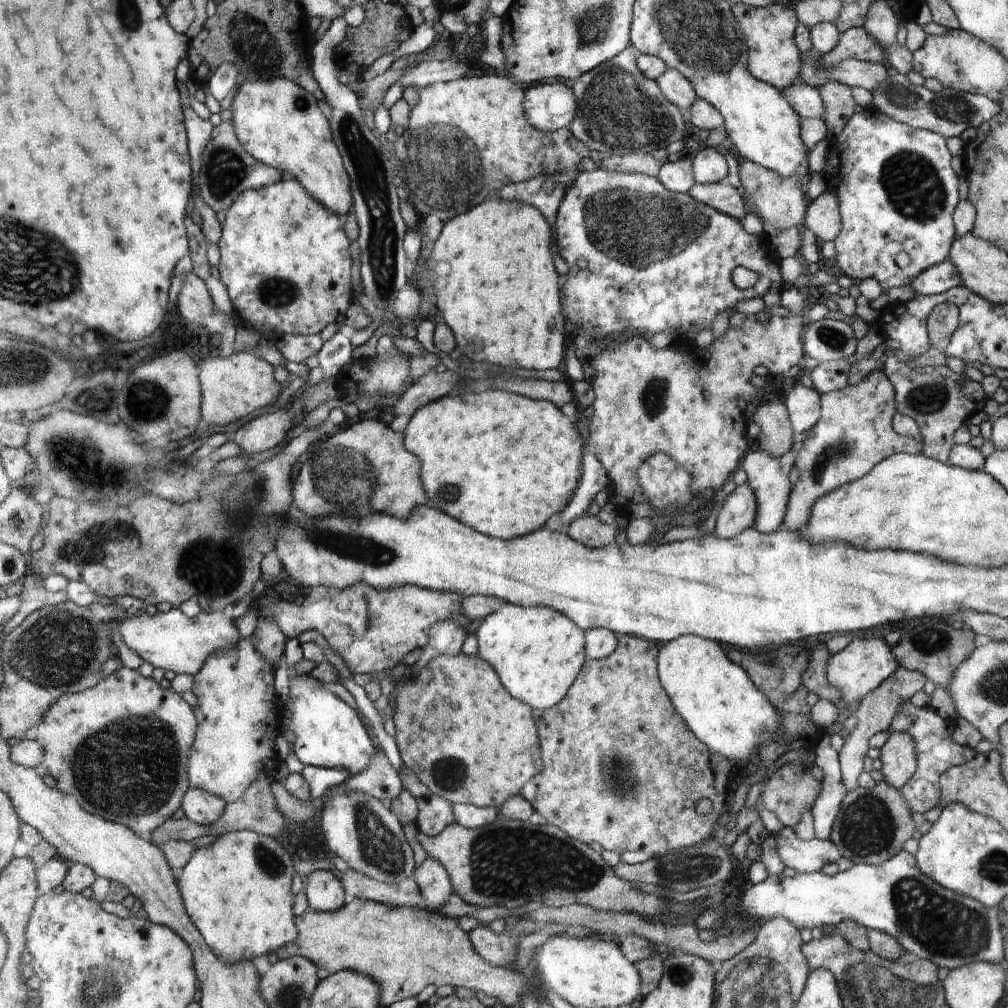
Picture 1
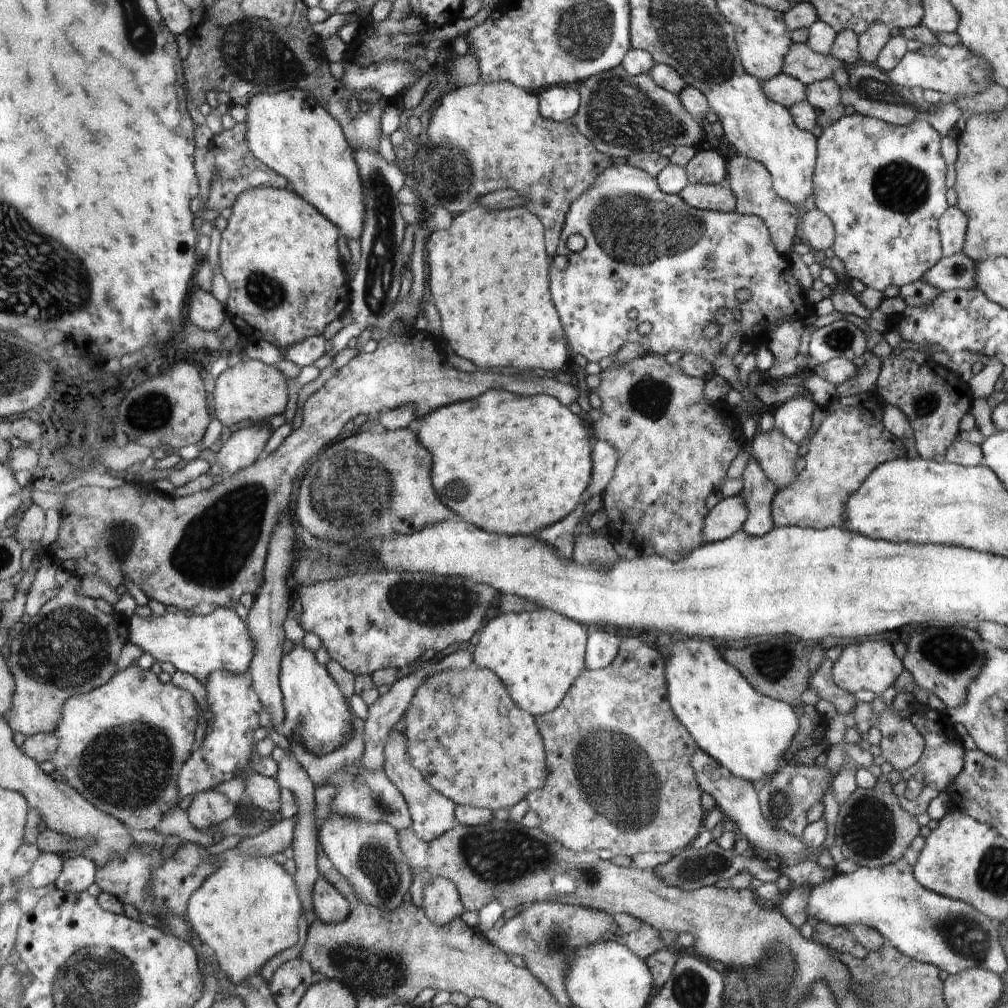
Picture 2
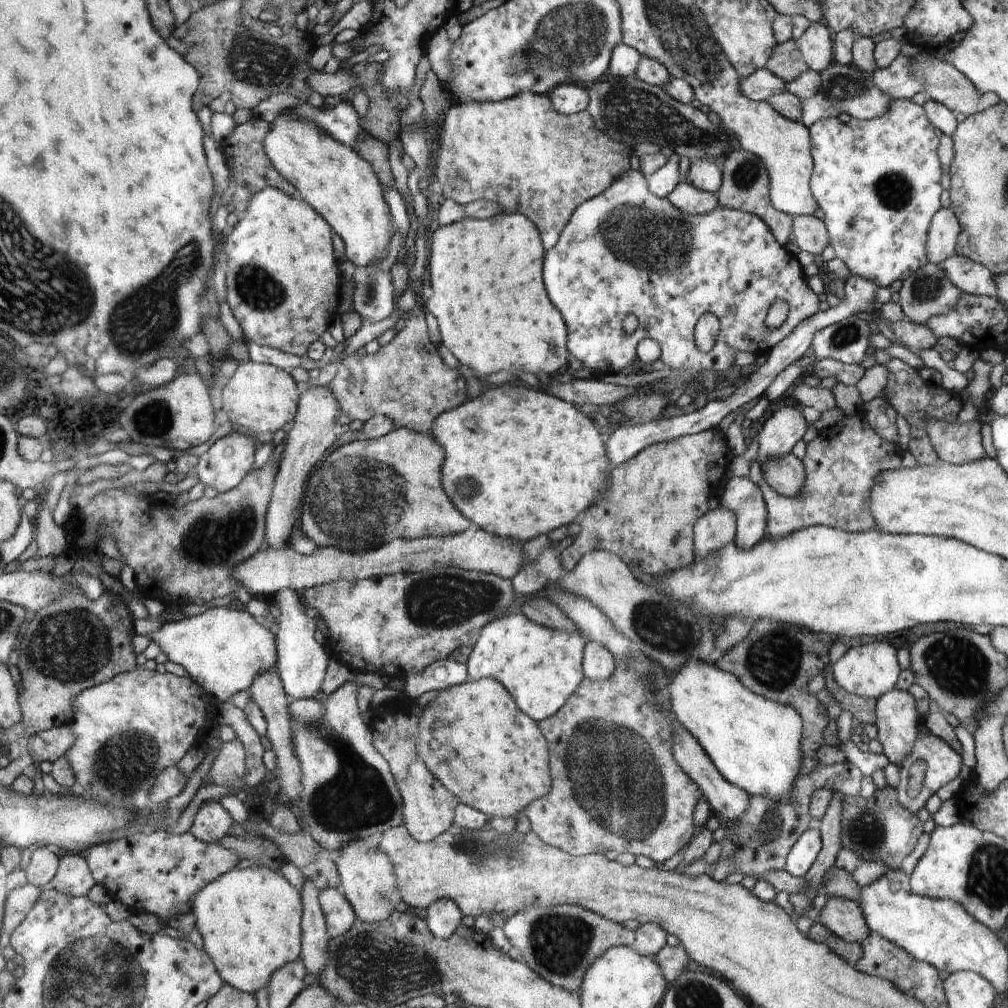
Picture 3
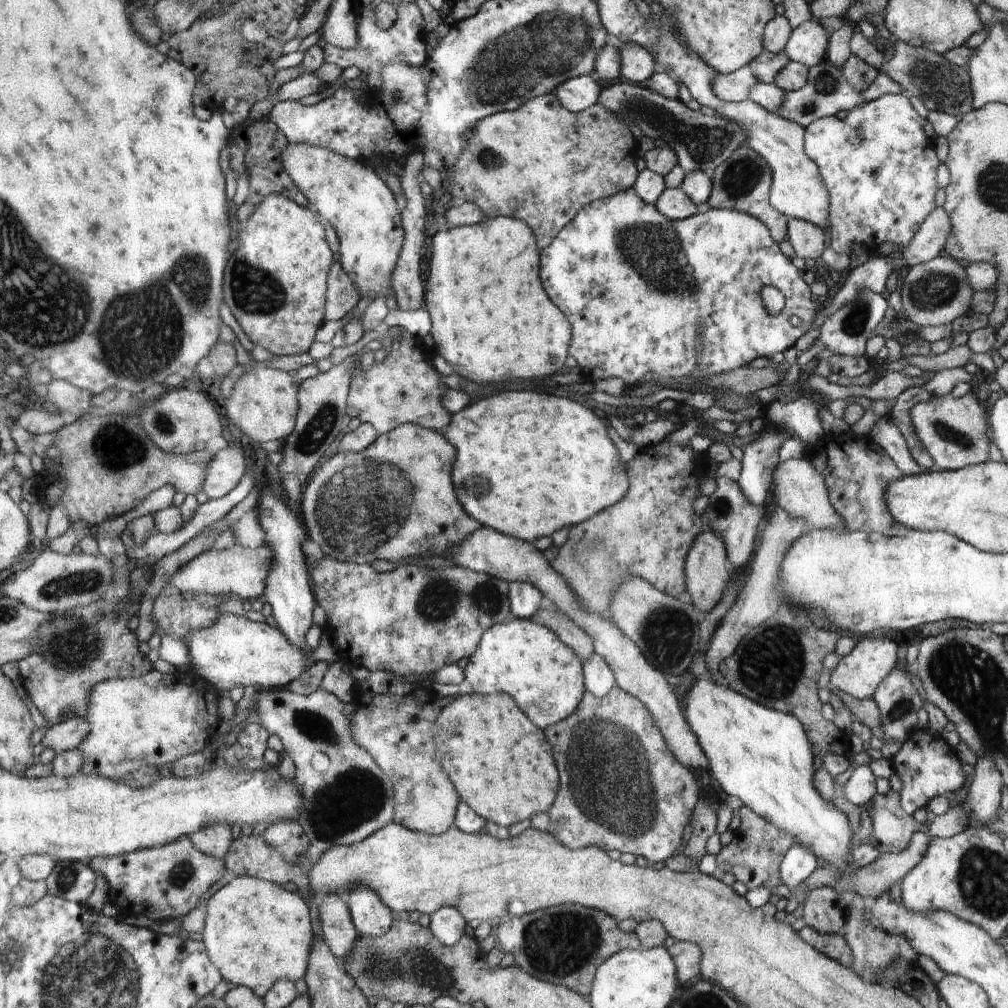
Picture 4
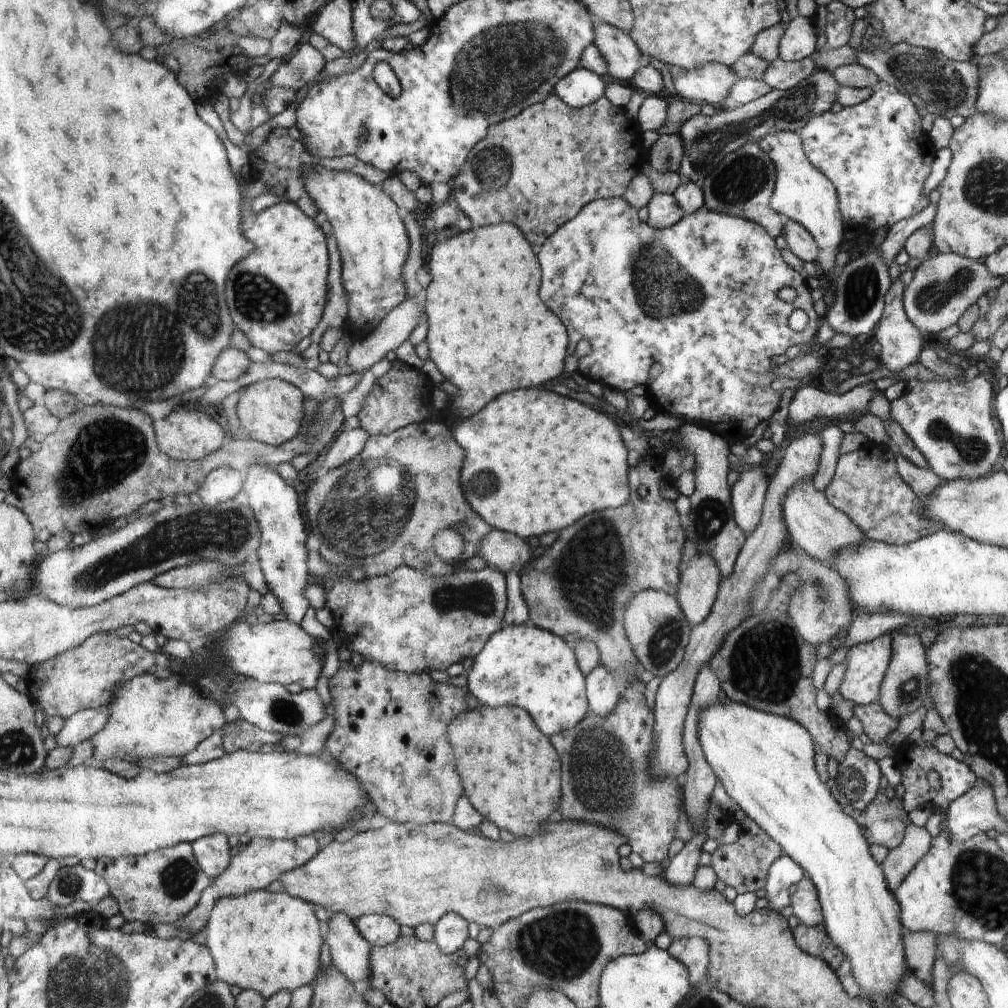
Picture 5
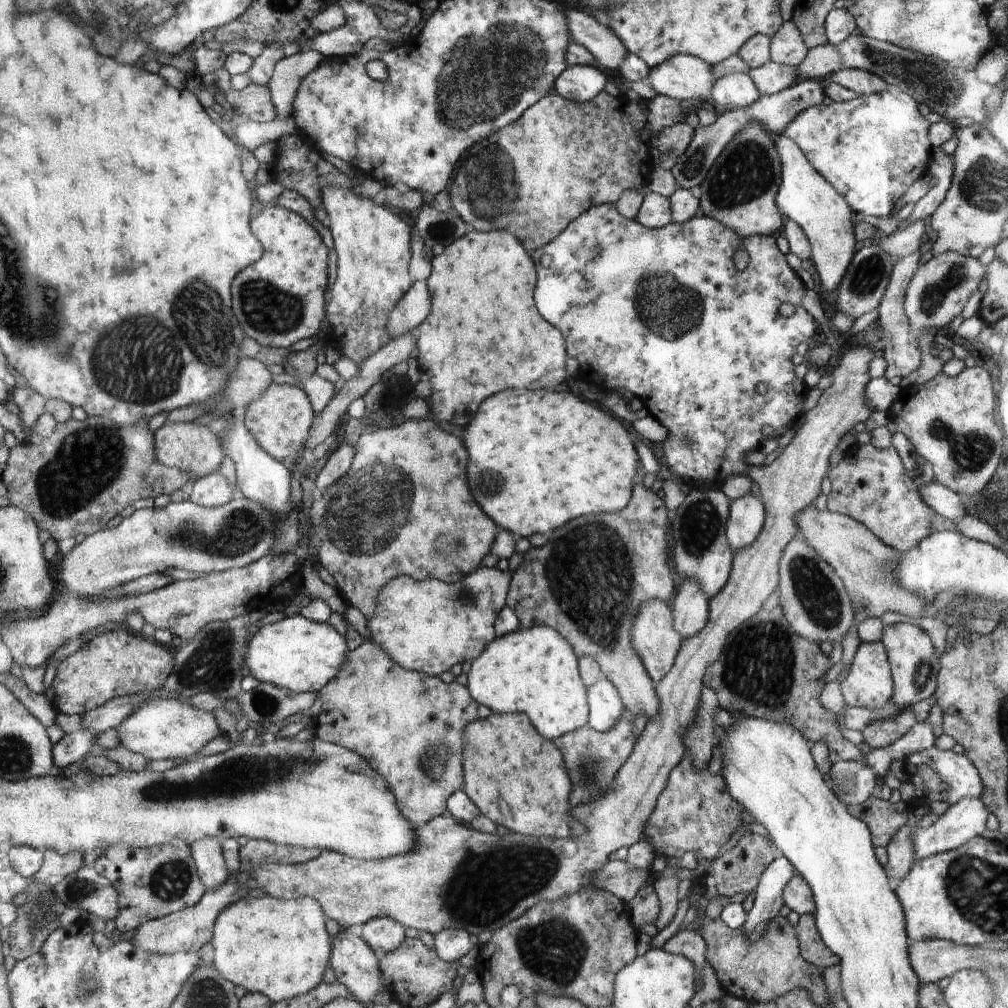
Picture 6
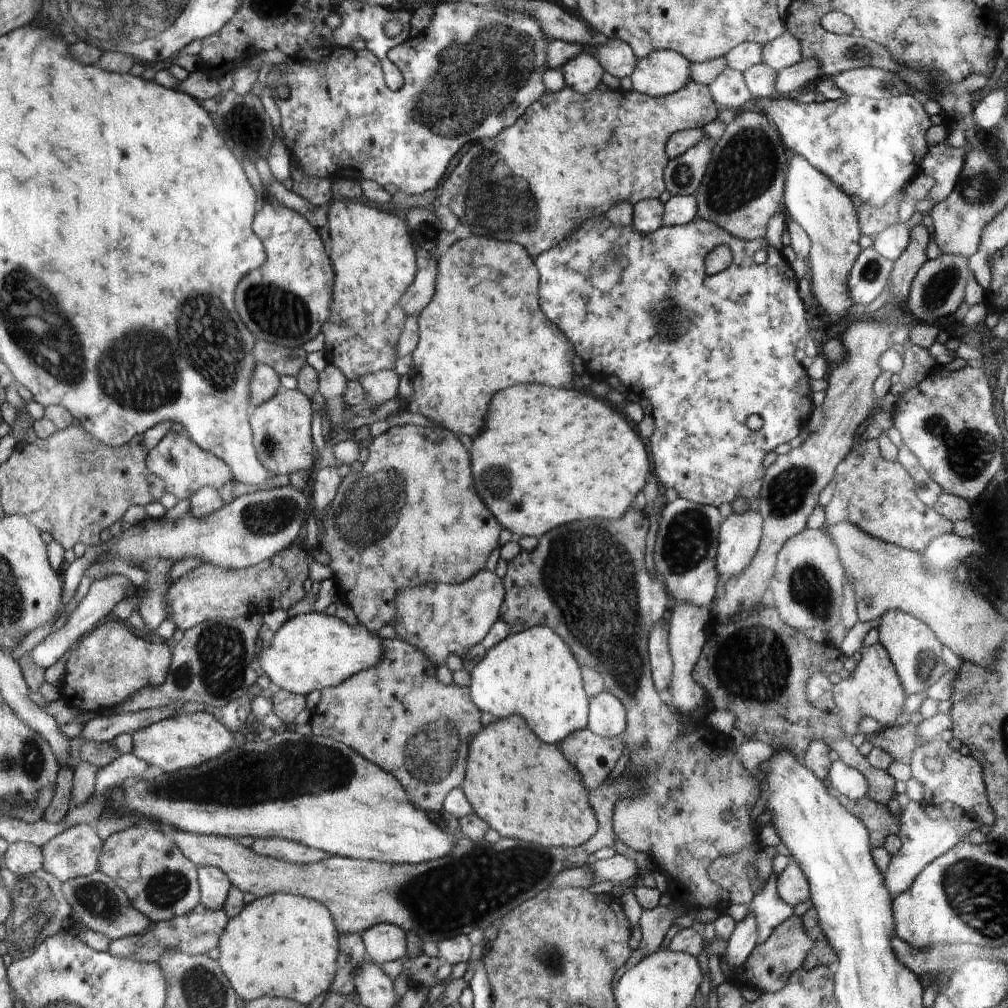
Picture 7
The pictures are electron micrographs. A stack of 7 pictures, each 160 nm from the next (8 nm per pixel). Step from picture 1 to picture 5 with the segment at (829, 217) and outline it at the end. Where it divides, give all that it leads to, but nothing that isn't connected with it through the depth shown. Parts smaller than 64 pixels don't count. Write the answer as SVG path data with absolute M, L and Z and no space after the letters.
M785 219L783 234L788 247L803 262L816 262L819 248L815 238L798 221Z

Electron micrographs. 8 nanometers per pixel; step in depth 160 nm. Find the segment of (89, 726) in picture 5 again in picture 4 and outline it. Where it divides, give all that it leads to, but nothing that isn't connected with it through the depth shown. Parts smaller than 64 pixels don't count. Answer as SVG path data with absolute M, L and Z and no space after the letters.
M69 718L46 730L41 743L44 748L64 753L76 749L88 736L89 730L86 718Z

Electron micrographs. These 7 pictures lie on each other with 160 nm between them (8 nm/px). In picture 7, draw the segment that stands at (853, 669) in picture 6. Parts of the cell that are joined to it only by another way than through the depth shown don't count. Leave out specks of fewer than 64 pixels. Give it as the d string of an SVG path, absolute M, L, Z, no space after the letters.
M881 643L863 647L861 657L857 657L856 668L852 672L845 673L843 679L833 686L832 692L837 709L836 714L848 738L859 733L859 722L865 717L880 722L884 729L894 729L898 726L897 718L904 712L906 698L908 698L896 668Z

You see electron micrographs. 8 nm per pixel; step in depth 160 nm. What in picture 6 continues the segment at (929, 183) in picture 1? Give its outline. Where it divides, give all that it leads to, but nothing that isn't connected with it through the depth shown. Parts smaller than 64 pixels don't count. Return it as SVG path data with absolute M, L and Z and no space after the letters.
M893 87L880 94L858 95L848 102L834 101L830 106L825 106L823 103L820 103L812 108L808 107L795 117L795 119L785 128L782 135L786 135L796 142L800 147L800 150L806 155L808 162L817 170L818 174L821 174L838 191L838 194L842 195L842 198L846 200L853 212L860 212L860 214L866 214L866 216L876 216L876 218L880 218L881 216L890 217L894 207L904 198L907 190L911 187L911 184L928 172L931 161L930 142L928 138L930 123L920 114L917 106L918 102L910 97L909 94Z

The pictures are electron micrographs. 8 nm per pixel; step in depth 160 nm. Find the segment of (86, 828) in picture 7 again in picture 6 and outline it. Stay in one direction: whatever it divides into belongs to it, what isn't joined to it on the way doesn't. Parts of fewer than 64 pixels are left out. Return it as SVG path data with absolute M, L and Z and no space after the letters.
M46 849L43 853L43 863L33 880L42 882L46 887L54 888L65 876L76 872L84 861L83 851L72 851L61 855Z

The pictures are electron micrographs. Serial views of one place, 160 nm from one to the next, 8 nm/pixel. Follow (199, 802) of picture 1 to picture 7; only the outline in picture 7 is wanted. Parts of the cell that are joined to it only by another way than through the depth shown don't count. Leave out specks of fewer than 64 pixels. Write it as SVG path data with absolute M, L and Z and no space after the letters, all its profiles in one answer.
M214 866L198 867L197 878L200 880L201 902L207 909L222 909L234 887L229 875Z

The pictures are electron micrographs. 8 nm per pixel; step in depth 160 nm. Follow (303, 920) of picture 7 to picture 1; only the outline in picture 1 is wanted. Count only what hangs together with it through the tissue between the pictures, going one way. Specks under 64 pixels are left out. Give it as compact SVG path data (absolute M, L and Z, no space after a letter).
M251 830L227 832L219 835L211 844L195 848L182 874L176 879L185 909L196 927L224 962L251 961L256 956L276 952L282 946L296 941L299 932L294 926L292 914L292 878L296 870L288 848L282 848L274 837L258 834Z

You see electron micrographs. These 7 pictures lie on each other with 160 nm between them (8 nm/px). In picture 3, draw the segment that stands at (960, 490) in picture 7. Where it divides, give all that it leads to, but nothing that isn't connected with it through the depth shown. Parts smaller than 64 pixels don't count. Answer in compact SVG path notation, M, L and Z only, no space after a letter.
M927 418L925 429L939 458L948 464L961 465L986 456L980 435L981 424L978 420L960 424L956 419L953 423L945 423Z

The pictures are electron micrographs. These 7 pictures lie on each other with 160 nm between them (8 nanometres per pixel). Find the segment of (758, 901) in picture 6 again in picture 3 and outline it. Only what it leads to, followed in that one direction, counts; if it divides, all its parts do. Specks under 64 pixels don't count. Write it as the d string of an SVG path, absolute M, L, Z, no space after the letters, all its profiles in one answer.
M818 829L805 830L790 848L784 869L792 876L804 878L822 847L820 831Z

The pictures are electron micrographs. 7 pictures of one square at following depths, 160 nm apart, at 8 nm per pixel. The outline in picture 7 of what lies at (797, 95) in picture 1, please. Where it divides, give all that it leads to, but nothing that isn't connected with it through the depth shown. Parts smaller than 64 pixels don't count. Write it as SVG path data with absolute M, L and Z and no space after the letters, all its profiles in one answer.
M654 50L636 62L630 76L633 91L650 97L664 97L677 92L691 81L690 62L672 50Z

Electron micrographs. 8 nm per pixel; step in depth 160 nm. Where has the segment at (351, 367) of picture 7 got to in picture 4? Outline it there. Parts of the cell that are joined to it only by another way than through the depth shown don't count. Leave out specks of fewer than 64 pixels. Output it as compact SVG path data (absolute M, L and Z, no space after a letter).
M288 143L280 152L280 164L284 167L286 174L292 182L301 190L307 198L311 208L318 214L325 216L330 224L336 229L340 241L339 254L343 269L353 280L355 287L363 297L368 296L372 300L377 294L384 293L386 296L392 290L390 274L392 274L404 242L404 230L398 210L396 210L395 196L388 184L378 178L372 168L362 166L360 161L342 156L328 147L309 145L306 143Z

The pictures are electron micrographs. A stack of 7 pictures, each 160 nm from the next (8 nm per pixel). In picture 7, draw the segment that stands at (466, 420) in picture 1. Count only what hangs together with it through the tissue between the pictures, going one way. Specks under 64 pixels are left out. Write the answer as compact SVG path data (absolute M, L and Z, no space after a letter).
M518 384L512 386L510 390L502 390L498 398L494 398L494 406L490 406L490 426L482 438L473 439L472 450L474 450L474 478L477 482L478 494L482 502L494 514L499 523L502 523L504 529L509 530L516 536L532 536L540 538L549 530L576 522L576 520L586 520L586 518L606 518L614 520L620 518L632 504L636 492L644 487L645 476L650 472L650 462L646 448L636 434L636 430L630 426L630 422L610 408L606 402L596 400L588 394L582 394L578 390L564 390L564 388L550 388L550 386L538 386L538 384Z

